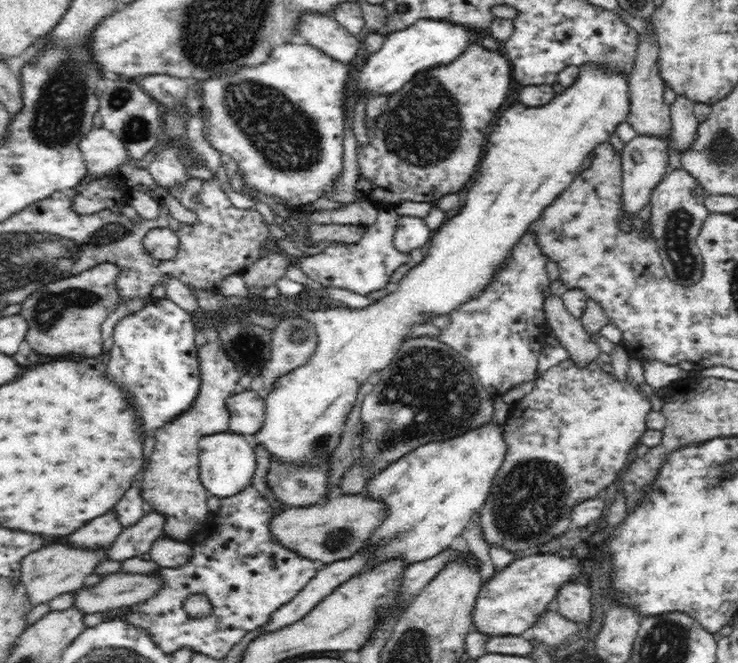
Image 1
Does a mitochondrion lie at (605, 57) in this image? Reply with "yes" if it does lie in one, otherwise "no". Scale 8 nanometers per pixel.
no

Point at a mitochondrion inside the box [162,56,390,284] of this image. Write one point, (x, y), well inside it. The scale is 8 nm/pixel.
(289, 139)

